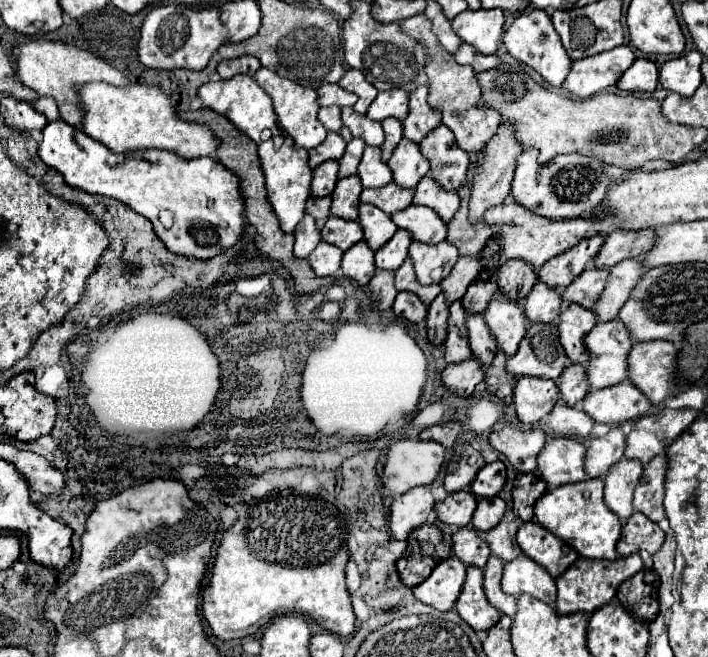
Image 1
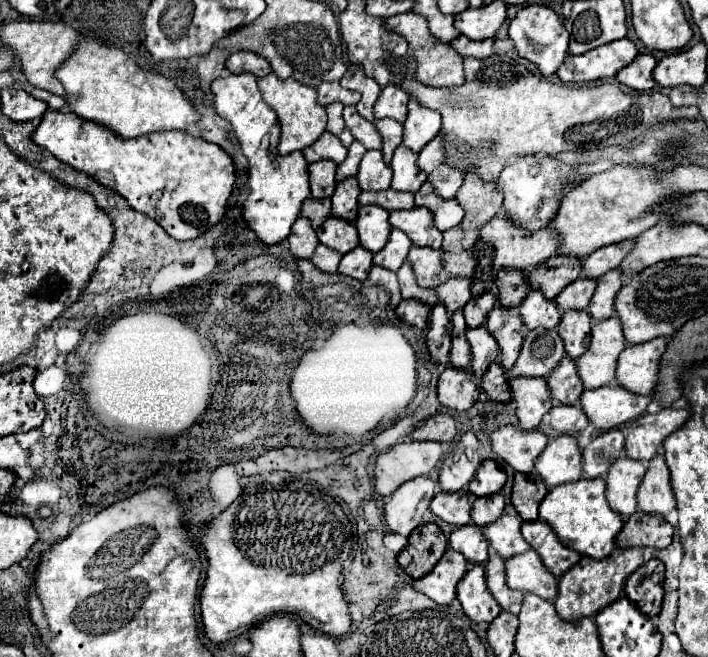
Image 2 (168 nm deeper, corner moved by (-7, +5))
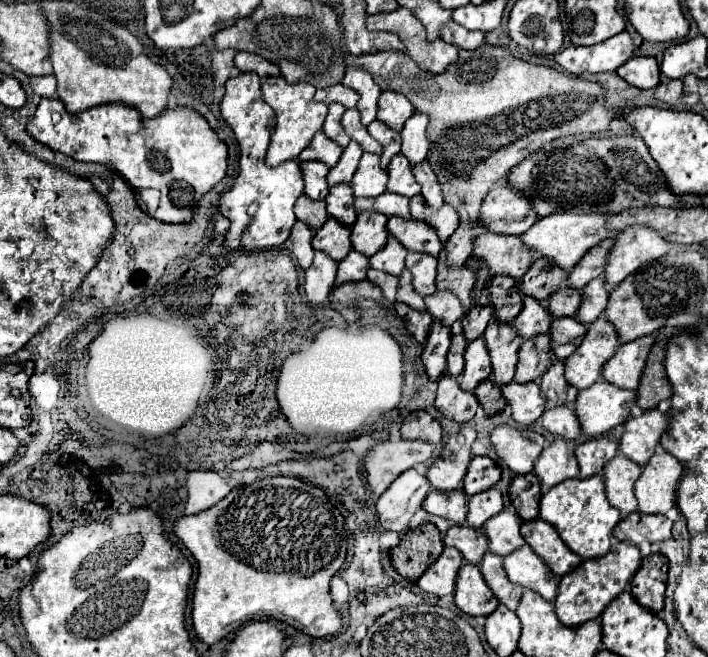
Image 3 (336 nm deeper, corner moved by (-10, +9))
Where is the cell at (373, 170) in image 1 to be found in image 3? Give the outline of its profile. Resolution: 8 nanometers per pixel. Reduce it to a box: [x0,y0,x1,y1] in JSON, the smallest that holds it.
[352,154,388,198]

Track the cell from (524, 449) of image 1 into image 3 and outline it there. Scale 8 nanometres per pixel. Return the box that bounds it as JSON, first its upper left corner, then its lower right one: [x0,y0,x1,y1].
[492,426,544,474]

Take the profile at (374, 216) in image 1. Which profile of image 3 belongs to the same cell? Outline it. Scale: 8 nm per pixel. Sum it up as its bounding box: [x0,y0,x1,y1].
[350,210,388,258]

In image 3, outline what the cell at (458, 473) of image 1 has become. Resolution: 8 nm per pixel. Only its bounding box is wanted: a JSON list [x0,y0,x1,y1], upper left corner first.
[426,428,476,492]

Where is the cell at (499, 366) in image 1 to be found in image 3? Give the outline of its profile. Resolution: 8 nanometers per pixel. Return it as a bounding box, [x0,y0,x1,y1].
[474,380,506,416]

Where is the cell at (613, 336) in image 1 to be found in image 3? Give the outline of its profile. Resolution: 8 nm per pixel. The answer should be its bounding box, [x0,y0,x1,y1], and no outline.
[564,318,616,390]

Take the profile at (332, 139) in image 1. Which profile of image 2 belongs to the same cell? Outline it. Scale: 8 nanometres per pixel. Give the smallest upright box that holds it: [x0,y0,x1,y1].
[303,132,347,164]

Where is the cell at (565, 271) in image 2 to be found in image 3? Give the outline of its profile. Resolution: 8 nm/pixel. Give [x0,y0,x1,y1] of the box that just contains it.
[518,258,566,300]

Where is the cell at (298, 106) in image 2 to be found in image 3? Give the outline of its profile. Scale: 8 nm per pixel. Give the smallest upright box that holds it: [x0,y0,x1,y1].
[262,76,328,166]

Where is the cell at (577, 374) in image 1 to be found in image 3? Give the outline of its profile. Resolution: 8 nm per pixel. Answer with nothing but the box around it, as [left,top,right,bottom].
[540,360,568,404]

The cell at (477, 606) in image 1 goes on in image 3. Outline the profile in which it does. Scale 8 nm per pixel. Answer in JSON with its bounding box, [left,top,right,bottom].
[454,564,498,616]

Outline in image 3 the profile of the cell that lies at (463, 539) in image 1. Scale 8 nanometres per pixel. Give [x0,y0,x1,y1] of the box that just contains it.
[444,526,488,564]

